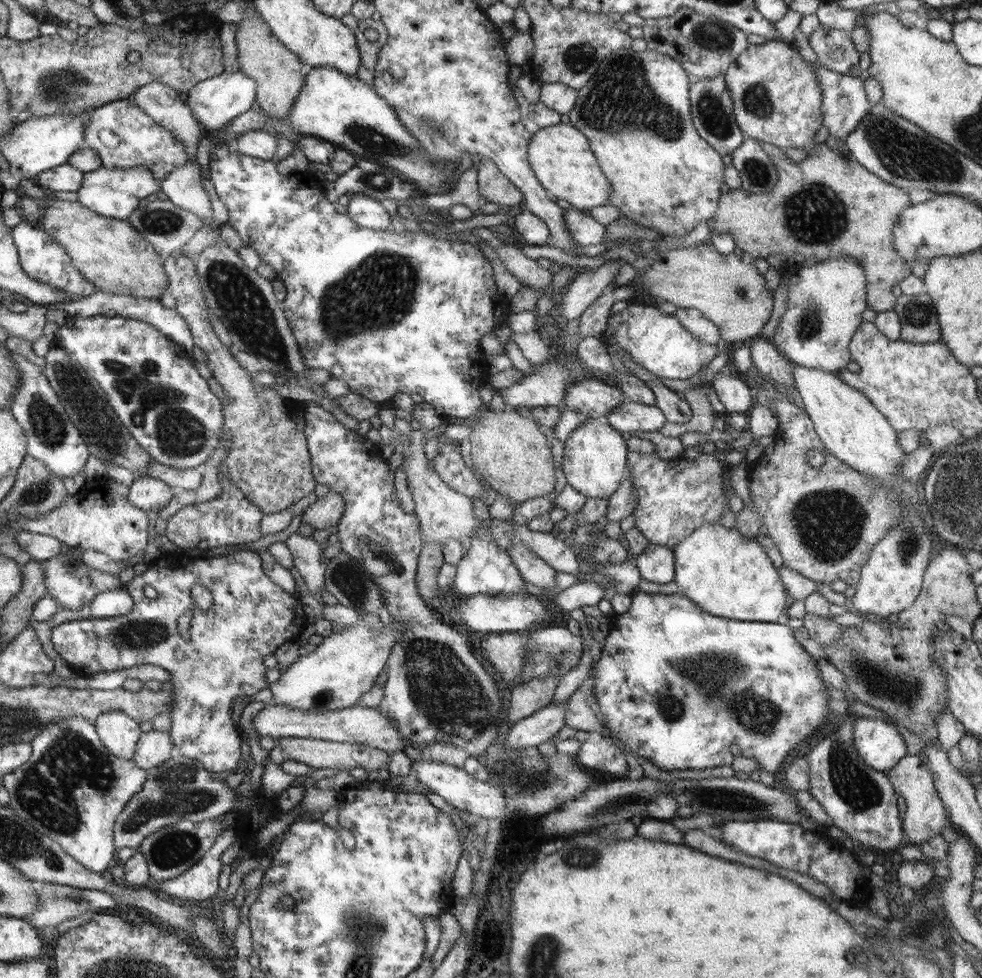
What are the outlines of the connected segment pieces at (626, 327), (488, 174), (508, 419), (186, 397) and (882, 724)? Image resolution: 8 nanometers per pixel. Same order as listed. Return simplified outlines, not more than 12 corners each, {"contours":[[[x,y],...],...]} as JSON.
{"contours":[[[629,304],[604,335],[656,377],[688,380],[719,352],[674,314]],[[493,160],[476,162],[479,194],[498,206],[517,206],[524,193]],[[490,410],[471,429],[472,465],[519,504],[556,488],[536,421]],[[68,316],[54,346],[151,456],[196,469],[225,407],[143,320]],[[855,716],[858,756],[870,768],[892,770],[906,744],[890,723]]]}

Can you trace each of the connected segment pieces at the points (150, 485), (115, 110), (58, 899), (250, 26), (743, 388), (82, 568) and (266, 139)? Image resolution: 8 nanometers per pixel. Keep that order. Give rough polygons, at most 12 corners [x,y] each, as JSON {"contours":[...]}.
{"contours":[[[136,476],[129,499],[157,513],[174,492],[151,477]],[[133,101],[88,112],[87,147],[104,168],[158,181],[189,163],[173,133]],[[37,884],[34,928],[57,926],[117,905],[98,890]],[[258,13],[236,23],[239,71],[286,122],[312,67]],[[743,375],[714,376],[711,385],[724,414],[748,414],[752,394]],[[70,556],[44,560],[59,609],[80,611],[97,595],[91,568]],[[249,131],[233,144],[243,155],[271,161],[278,136]]]}

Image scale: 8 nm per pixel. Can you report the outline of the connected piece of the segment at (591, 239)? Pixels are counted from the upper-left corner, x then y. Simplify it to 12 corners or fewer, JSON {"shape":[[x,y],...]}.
{"shape":[[569,207],[565,227],[584,246],[600,244],[606,226],[588,211]]}

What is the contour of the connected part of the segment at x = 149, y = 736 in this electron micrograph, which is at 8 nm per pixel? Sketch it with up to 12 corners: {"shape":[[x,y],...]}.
{"shape":[[144,732],[133,761],[146,770],[171,759],[169,732]]}

